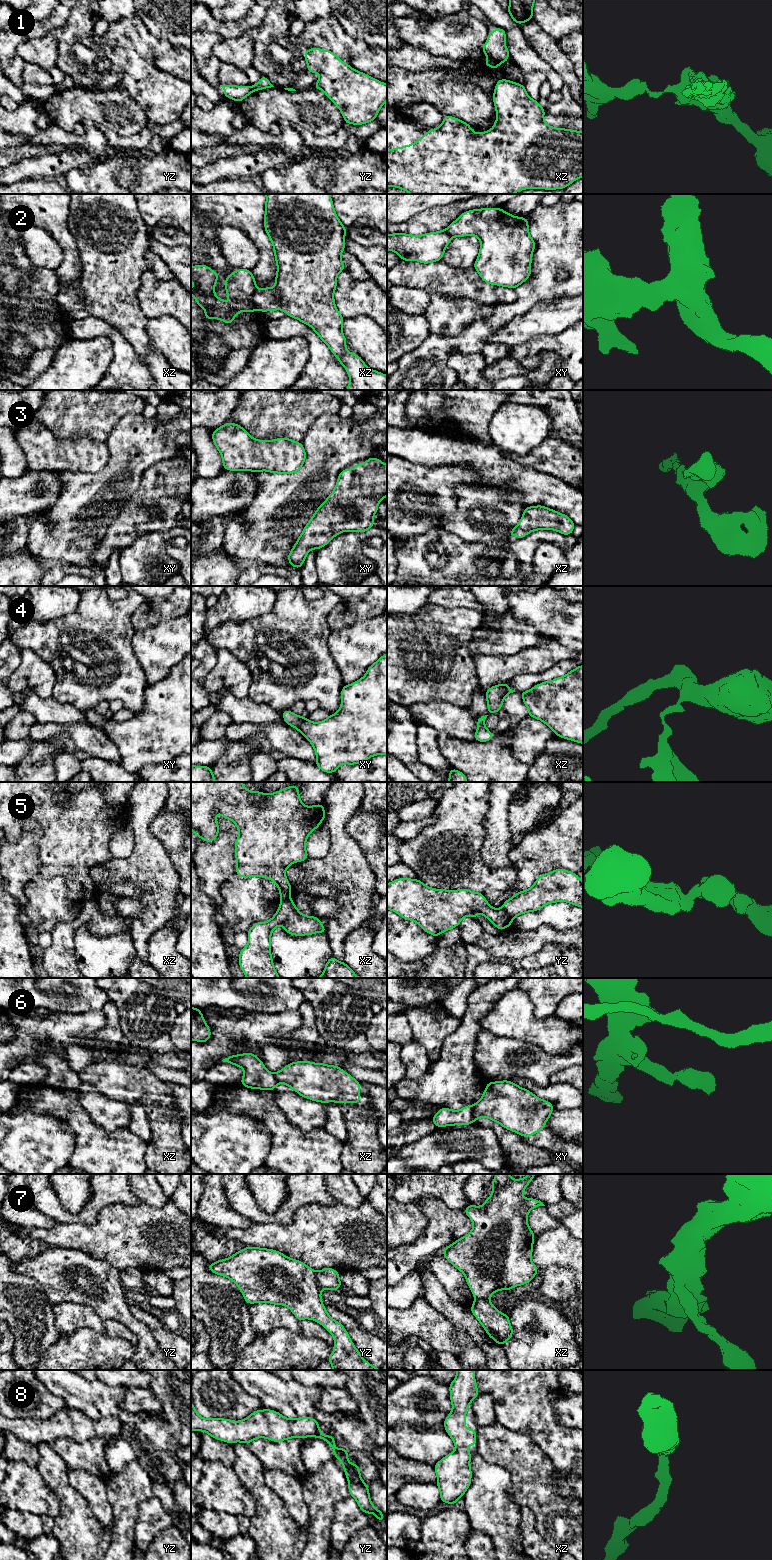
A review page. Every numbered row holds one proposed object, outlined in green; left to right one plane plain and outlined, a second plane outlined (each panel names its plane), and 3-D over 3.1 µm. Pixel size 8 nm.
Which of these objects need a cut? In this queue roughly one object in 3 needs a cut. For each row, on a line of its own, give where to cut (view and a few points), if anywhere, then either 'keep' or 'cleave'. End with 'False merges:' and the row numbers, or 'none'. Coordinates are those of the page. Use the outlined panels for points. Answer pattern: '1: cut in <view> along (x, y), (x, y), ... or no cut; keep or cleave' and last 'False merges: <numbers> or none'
1: cut in xz along (488, 58), (492, 58), (499, 63); cleave
2: cut in xz along (255, 285), (253, 300), (257, 308); cleave
3: no cut; keep
4: cut in xz along (479, 717), (484, 719); cleave
5: cut in yz along (501, 909), (511, 920); cleave
6: cut in xy along (472, 1105), (472, 1117), (474, 1120); cleave
7: cut in yz along (316, 1272), (316, 1282), (320, 1289); cleave
8: no cut; keep
False merges: 1, 2, 4, 5, 6, 7

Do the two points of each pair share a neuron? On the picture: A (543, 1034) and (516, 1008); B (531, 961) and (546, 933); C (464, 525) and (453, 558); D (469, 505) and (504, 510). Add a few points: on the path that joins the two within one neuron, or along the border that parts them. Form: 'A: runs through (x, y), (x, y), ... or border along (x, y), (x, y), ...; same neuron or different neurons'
A: runs through (536, 1028), (523, 1015); same neuron
B: border along (544, 945), (534, 953), (514, 960); different neurons
C: border along (441, 527), (467, 541), (483, 542); different neurons
D: runs through (478, 510), (495, 510); same neuron

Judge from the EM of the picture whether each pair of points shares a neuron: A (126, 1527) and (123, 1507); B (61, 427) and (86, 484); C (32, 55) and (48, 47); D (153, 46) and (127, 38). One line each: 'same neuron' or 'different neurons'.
A: same neuron
B: different neurons
C: same neuron
D: same neuron

